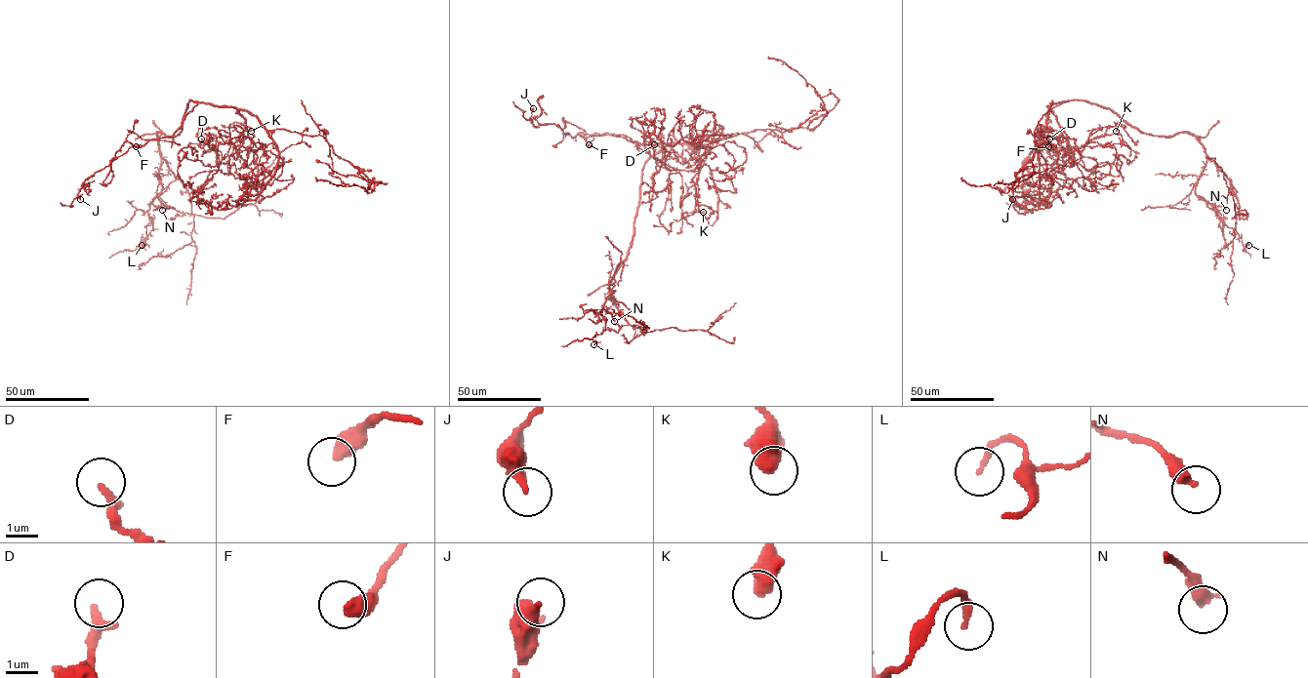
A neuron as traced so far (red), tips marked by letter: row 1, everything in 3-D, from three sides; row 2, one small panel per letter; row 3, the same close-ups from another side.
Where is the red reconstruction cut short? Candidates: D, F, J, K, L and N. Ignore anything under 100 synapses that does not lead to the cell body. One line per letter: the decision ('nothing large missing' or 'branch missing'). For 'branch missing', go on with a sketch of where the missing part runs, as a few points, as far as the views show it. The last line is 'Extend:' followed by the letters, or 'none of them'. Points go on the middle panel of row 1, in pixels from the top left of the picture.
D: nothing large missing
F: nothing large missing
J: nothing large missing
K: nothing large missing
L: nothing large missing
N: nothing large missing
Extend: none of them

